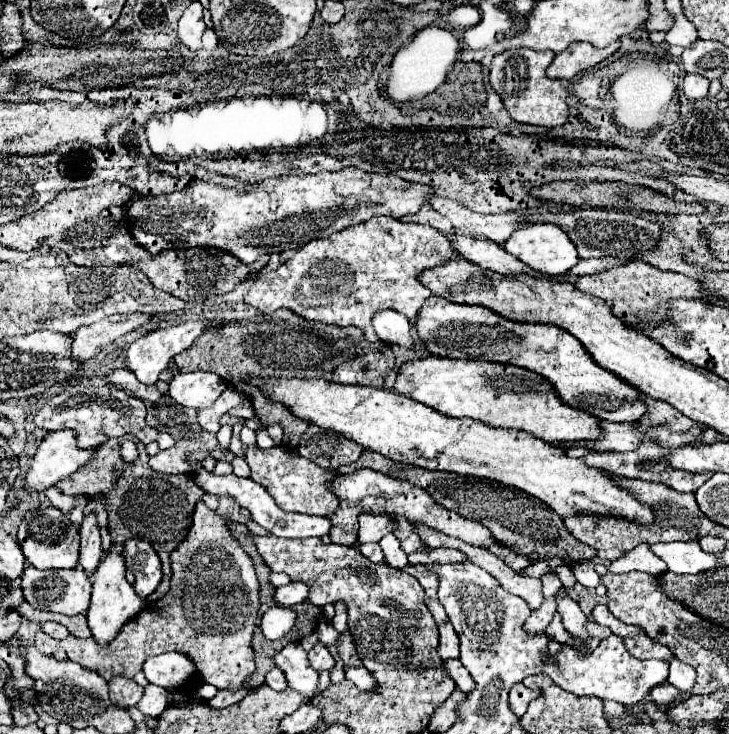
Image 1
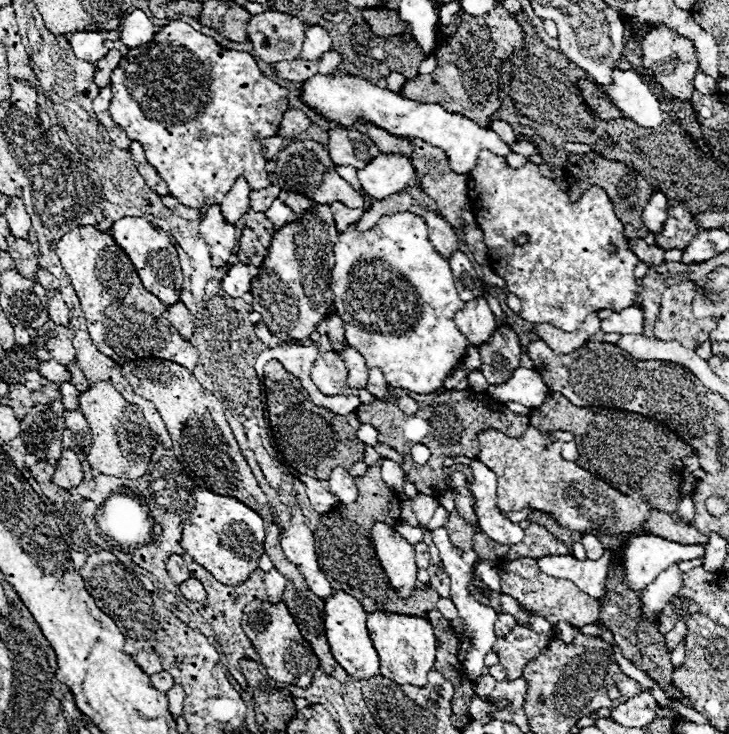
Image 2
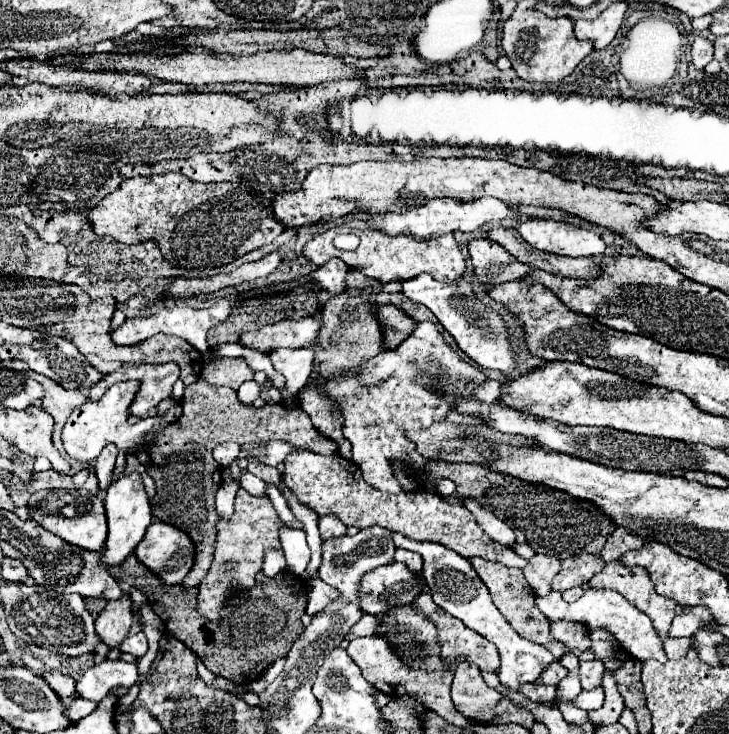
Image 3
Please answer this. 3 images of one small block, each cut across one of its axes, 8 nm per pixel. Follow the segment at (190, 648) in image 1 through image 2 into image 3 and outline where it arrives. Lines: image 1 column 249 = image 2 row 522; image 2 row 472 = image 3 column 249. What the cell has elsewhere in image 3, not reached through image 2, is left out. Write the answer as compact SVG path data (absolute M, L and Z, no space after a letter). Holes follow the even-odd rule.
M242 488L236 494L234 500L234 514L230 518L218 516L218 534L214 542L214 560L212 568L204 576L204 580L198 586L198 612L210 620L218 622L222 618L224 602L228 600L230 590L250 590L254 588L254 574L260 572L264 552L268 548L280 548L278 540L278 528L284 526L272 506L272 502L266 498L254 498L248 492L242 492Z

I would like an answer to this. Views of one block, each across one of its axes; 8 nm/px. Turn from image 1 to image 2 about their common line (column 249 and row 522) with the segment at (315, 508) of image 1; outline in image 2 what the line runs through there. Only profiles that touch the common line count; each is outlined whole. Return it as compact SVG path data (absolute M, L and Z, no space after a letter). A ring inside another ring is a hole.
M454 512L446 524L446 530L448 530L448 538L450 542L454 544L454 548L458 552L468 552L472 550L472 536L474 532L478 532L478 524L476 526L468 526L460 516L458 512Z

